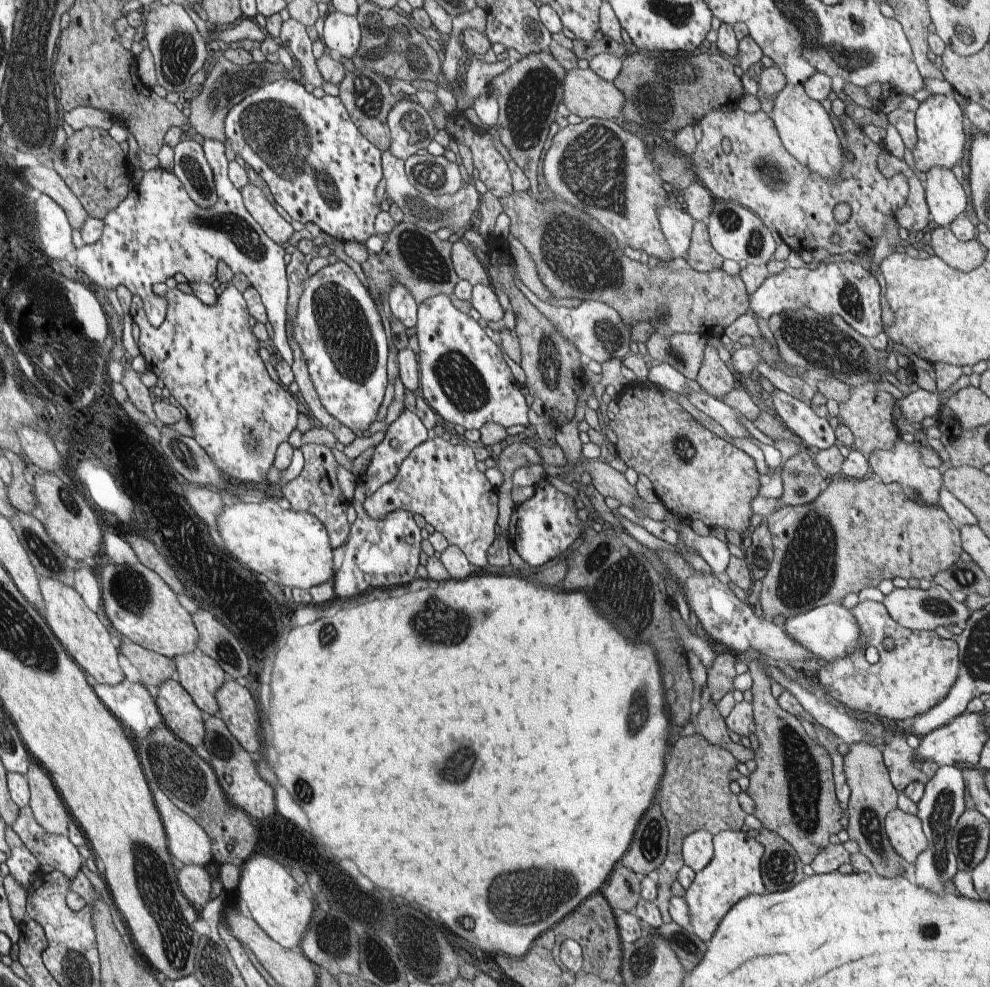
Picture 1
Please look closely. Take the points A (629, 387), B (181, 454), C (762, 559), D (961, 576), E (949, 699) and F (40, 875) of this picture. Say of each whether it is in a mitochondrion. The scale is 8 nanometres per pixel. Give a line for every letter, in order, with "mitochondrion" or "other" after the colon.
A: other
B: mitochondrion
C: mitochondrion
D: mitochondrion
E: other
F: other

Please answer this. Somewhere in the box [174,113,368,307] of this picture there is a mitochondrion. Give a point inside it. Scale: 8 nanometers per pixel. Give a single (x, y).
(246, 240)

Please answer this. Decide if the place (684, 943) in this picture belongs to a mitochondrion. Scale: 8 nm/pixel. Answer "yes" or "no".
yes

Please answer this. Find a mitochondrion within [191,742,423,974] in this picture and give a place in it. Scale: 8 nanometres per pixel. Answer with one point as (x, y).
(328, 946)

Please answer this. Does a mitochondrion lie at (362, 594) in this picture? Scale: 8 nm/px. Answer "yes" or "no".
no

